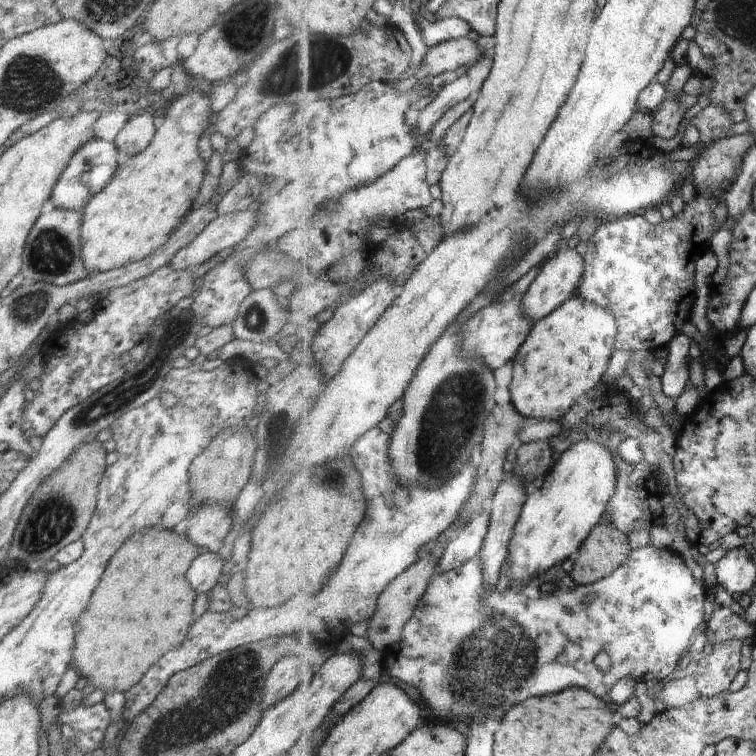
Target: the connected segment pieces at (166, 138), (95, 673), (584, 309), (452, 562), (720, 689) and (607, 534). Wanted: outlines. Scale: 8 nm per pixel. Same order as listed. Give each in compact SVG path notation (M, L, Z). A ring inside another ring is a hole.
M202 91L186 92L176 98L162 120L162 126L156 129L156 134L146 150L133 157L122 158L110 182L97 192L81 211L80 244L82 244L82 264L88 275L108 272L120 267L138 262L159 248L162 248L170 235L182 224L182 221L192 210L192 202L198 196L204 176L211 167L211 162L205 162L200 156L199 138L211 129L211 119L214 117L210 109L210 97Z
M142 528L130 536L124 546L114 553L98 588L90 596L90 604L75 623L75 644L73 660L76 672L87 680L87 684L108 692L125 692L142 680L144 673L156 664L164 652L170 652L184 642L188 628L192 624L194 590L186 580L186 570L201 549L190 539L180 538L170 530Z
M576 294L572 299L568 300L566 304L563 304L557 311L554 311L550 316L545 319L539 320L530 333L529 339L526 344L522 346L519 355L514 360L514 374L513 381L510 384L510 391L512 394L512 405L515 410L520 411L524 416L530 418L537 418L538 420L556 420L563 421L564 417L572 411L572 406L577 406L579 403L579 398L583 395L588 395L590 391L593 391L598 385L605 381L605 376L610 373L610 363L617 351L618 336L621 334L620 321L618 320L617 312L614 312L613 308L602 306L597 302L592 302L591 300L586 300L586 297L582 294Z
M487 510L482 512L458 533L456 539L450 540L450 543L441 547L440 550L440 564L438 564L439 574L449 573L450 571L458 570L462 564L466 564L466 560L478 557L482 550L482 544L488 534L488 527L490 525L491 513Z
M744 639L728 640L717 646L711 655L701 656L697 678L703 695L718 696L730 691L732 682L742 670L742 642Z
M606 513L604 521L594 528L574 558L571 573L578 584L593 585L612 576L633 555L629 534L616 528L610 520L610 514Z

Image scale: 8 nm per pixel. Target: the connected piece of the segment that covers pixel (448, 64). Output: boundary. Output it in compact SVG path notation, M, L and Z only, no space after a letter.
M472 38L449 39L429 47L416 66L418 77L440 76L445 72L458 70L461 66L471 66L482 59L482 48Z

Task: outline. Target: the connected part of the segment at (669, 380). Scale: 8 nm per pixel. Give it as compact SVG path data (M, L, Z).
M682 333L668 346L669 362L662 379L663 390L667 396L678 398L688 388L692 361L692 353L690 352L692 341L695 340Z

